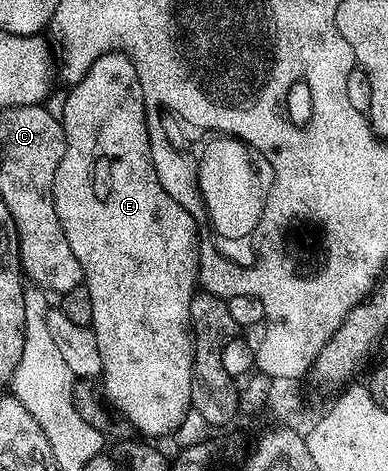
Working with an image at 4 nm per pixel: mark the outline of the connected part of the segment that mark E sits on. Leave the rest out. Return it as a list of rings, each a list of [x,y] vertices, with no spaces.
[[[115,53],[102,56],[96,60],[76,83],[64,102],[64,139],[66,140],[66,152],[62,152],[62,160],[58,164],[58,172],[54,172],[54,184],[52,185],[52,199],[54,208],[58,212],[58,220],[62,224],[62,232],[66,236],[66,244],[74,251],[74,256],[84,273],[82,285],[90,292],[90,301],[94,303],[94,320],[92,331],[98,340],[98,352],[102,352],[102,390],[107,401],[113,407],[121,410],[129,427],[133,431],[141,430],[141,435],[152,440],[160,440],[163,434],[171,435],[182,424],[182,420],[192,409],[192,321],[190,320],[190,304],[192,297],[198,292],[198,275],[200,272],[200,235],[194,216],[162,188],[158,180],[158,172],[152,163],[150,152],[150,136],[148,135],[148,121],[144,111],[144,97],[142,96],[142,84],[138,84],[138,72],[134,64],[125,54]]]

